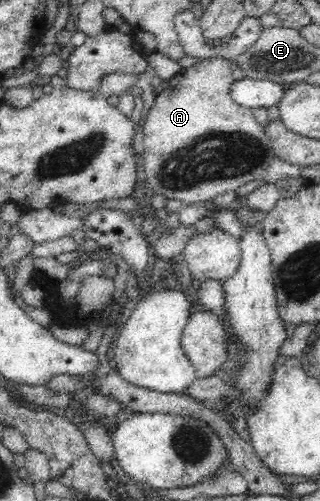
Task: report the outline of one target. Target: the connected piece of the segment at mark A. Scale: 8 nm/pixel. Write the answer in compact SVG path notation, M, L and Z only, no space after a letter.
M210 58L201 60L189 68L182 69L173 79L168 80L168 87L155 97L154 103L148 111L143 125L144 150L140 160L141 169L146 171L146 183L150 185L150 189L163 195L166 199L180 199L183 206L198 203L199 201L208 201L209 199L214 199L217 195L222 195L230 191L234 192L238 187L242 187L250 183L250 181L263 178L270 165L272 165L275 153L269 142L268 134L265 132L265 127L262 127L254 118L250 111L251 108L238 105L231 98L230 90L234 83L232 67L233 63L227 59Z

